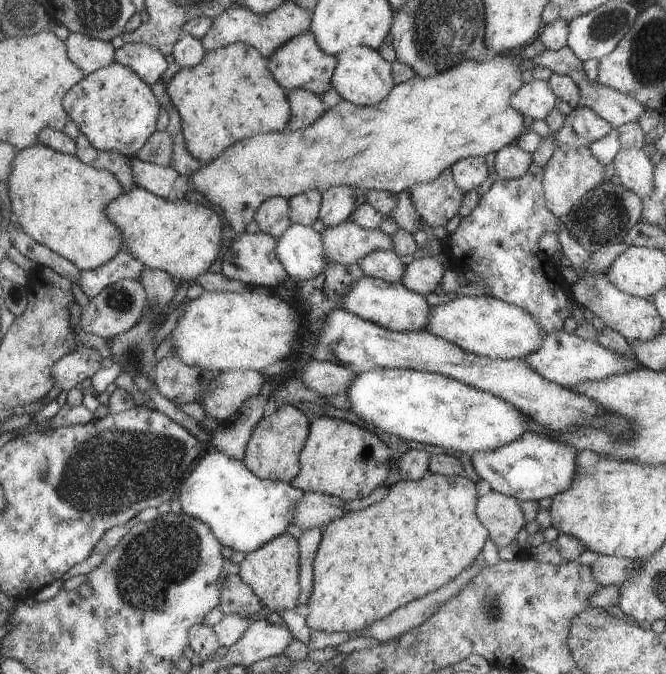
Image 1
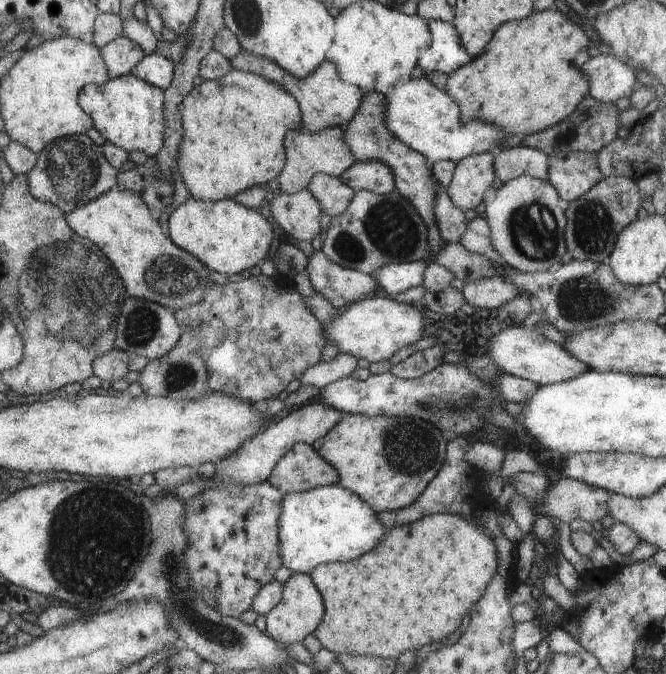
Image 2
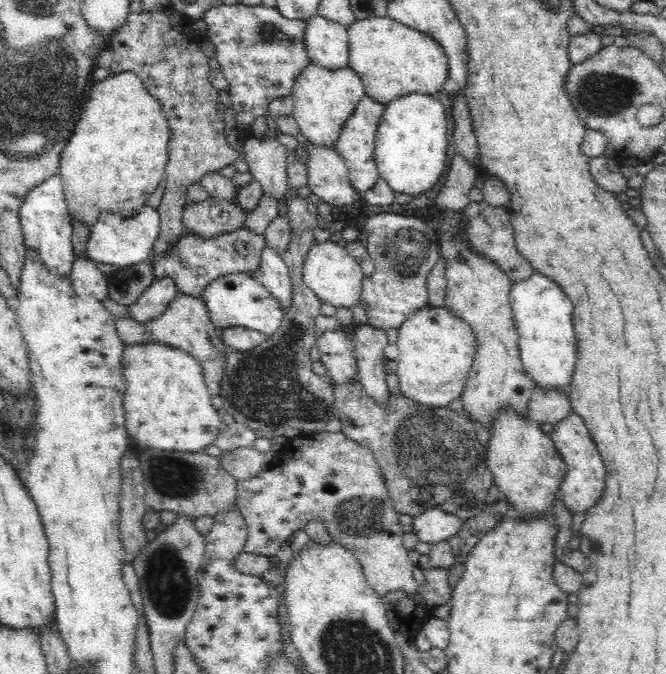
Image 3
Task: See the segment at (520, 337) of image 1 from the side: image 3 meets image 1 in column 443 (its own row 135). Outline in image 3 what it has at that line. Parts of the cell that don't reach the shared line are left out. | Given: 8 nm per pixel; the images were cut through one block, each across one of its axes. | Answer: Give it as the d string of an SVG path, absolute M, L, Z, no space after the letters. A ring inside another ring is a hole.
M310 64L294 80L291 97L294 99L293 118L306 137L308 144L335 149L345 128L346 120L352 116L358 102L365 95L360 77L350 68L326 69Z

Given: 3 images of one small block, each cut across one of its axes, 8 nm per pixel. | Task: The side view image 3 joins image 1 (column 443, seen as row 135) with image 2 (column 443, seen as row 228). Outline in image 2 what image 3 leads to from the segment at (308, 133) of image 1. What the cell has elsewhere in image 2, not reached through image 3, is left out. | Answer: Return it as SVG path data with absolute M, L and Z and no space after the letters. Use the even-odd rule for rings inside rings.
M555 10L533 11L525 18L499 25L489 44L477 57L447 75L443 90L455 98L462 123L481 119L503 129L507 135L523 137L557 124L569 116L577 103L587 96L590 86L582 66L589 61L589 40L577 24L569 22L561 12Z

